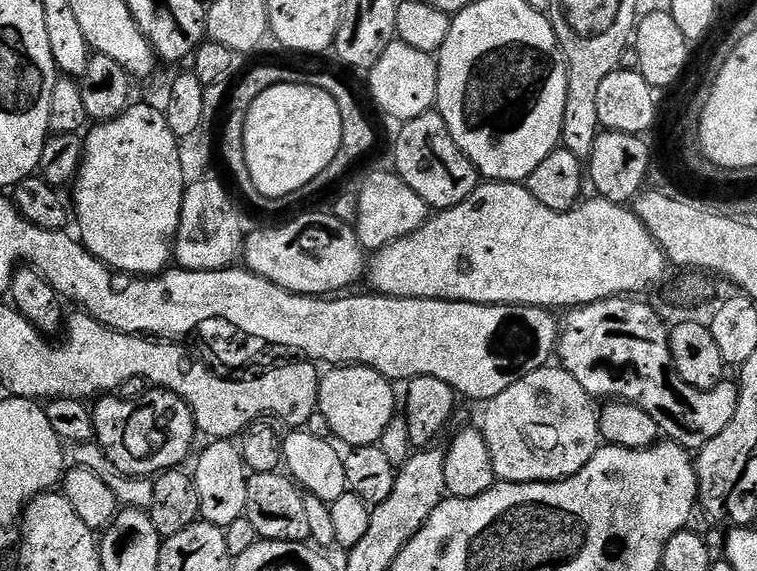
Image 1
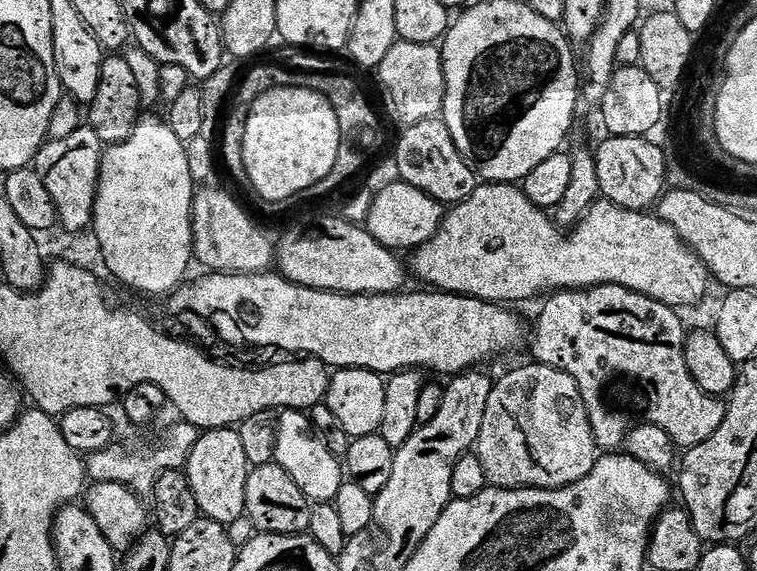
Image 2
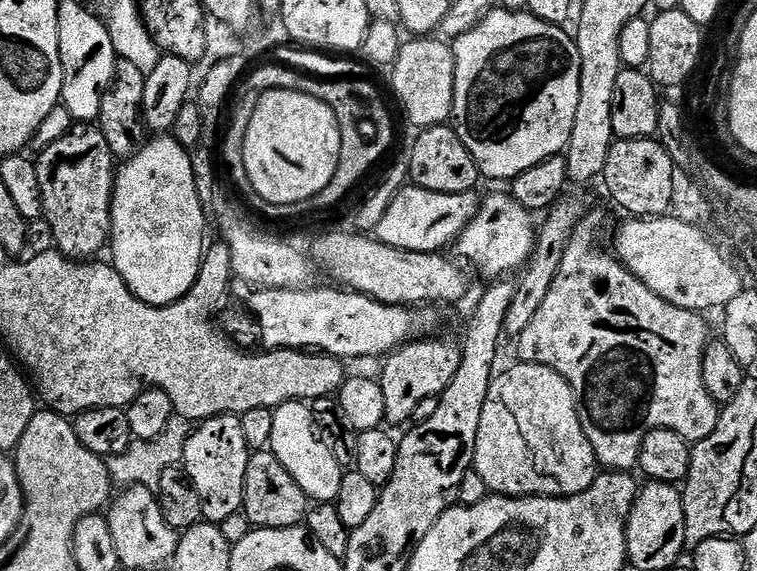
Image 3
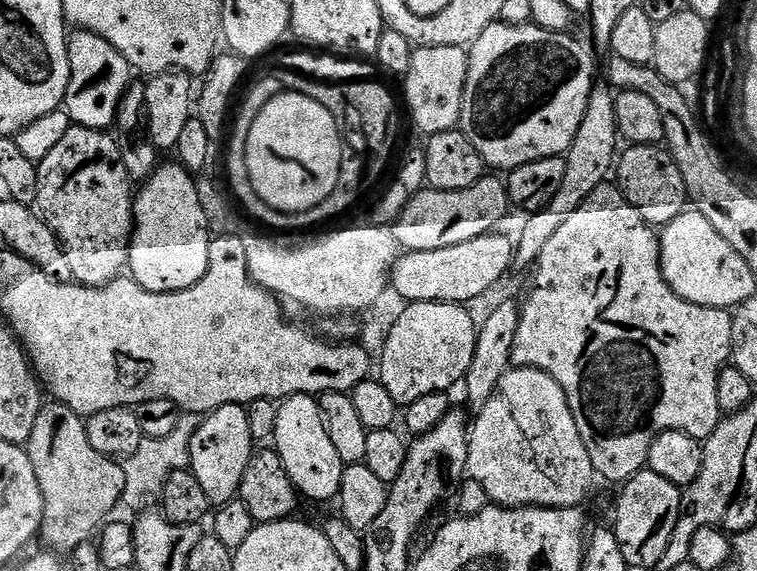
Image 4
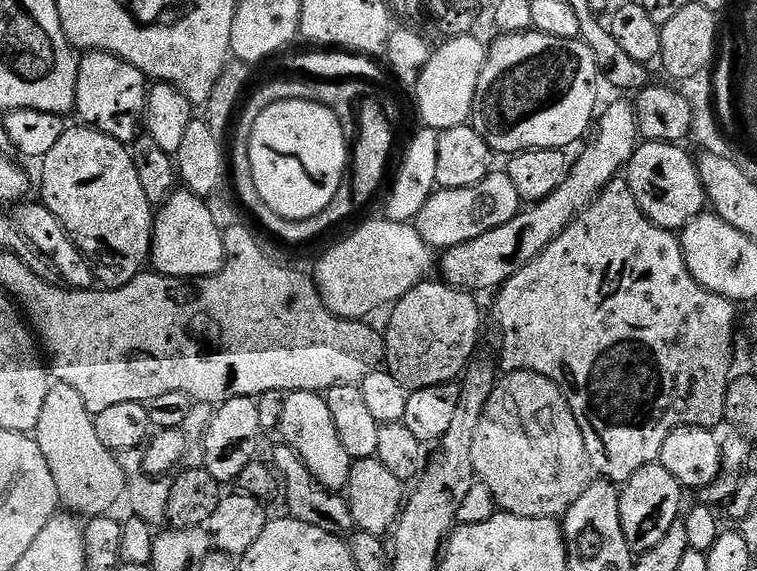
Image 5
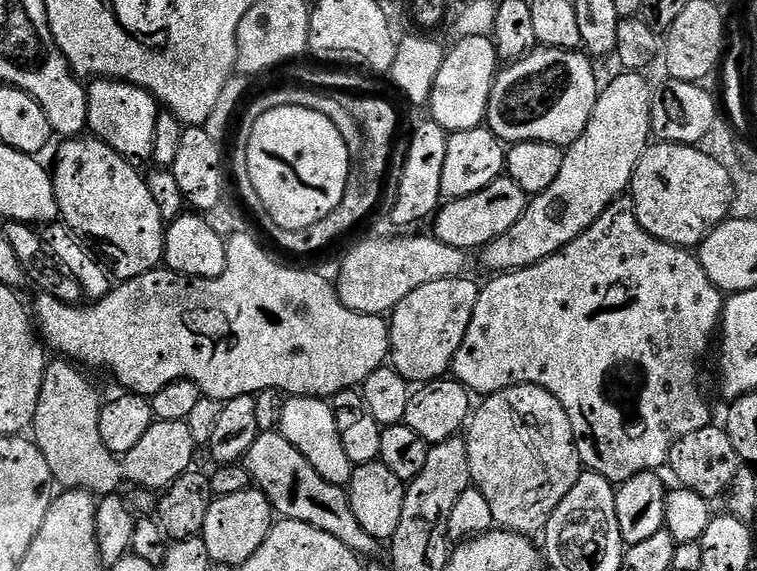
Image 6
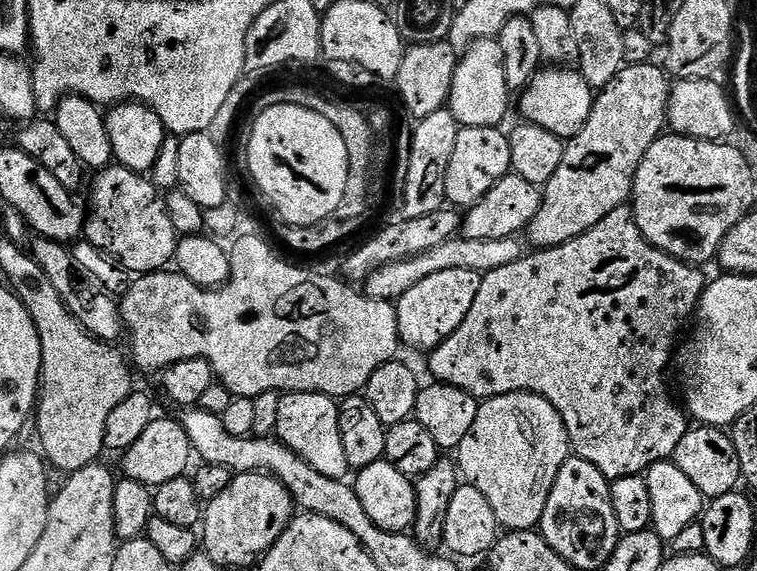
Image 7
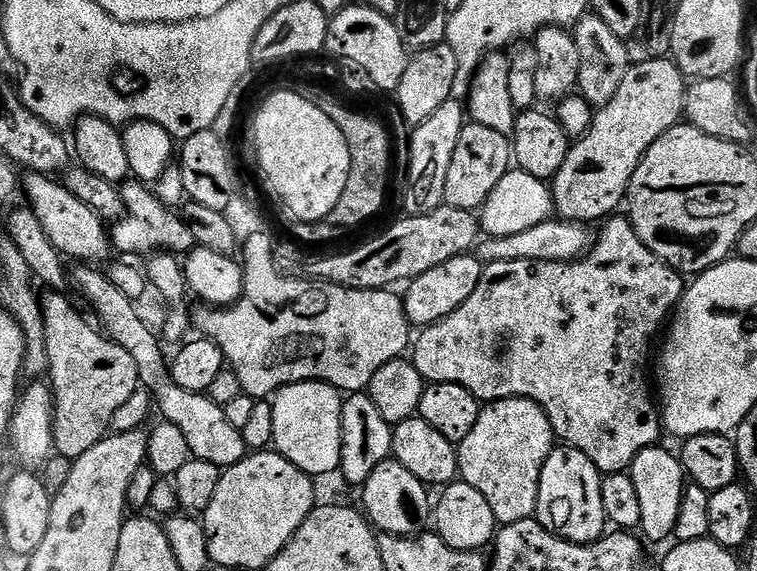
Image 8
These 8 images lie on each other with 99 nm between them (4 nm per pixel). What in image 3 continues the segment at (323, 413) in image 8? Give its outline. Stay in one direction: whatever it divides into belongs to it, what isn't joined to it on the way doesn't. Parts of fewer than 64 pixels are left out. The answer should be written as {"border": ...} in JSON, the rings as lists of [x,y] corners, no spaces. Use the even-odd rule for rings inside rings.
{"border":[[[291,400],[285,404],[279,404],[273,414],[274,426],[270,433],[268,448],[286,466],[290,478],[302,486],[309,501],[316,504],[330,504],[338,498],[338,490],[342,490],[342,478],[345,469],[334,458],[330,446],[326,446],[320,428],[311,407],[305,401]]]}

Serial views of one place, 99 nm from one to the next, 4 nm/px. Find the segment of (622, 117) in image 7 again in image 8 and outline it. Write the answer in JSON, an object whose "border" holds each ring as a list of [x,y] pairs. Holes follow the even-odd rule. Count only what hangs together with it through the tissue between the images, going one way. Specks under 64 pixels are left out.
{"border":[[[651,58],[629,67],[614,98],[598,108],[590,130],[569,147],[562,170],[551,181],[555,215],[583,225],[613,215],[619,209],[616,207],[625,203],[634,170],[638,170],[646,150],[666,130],[681,123],[685,95],[686,77],[671,59]]]}

